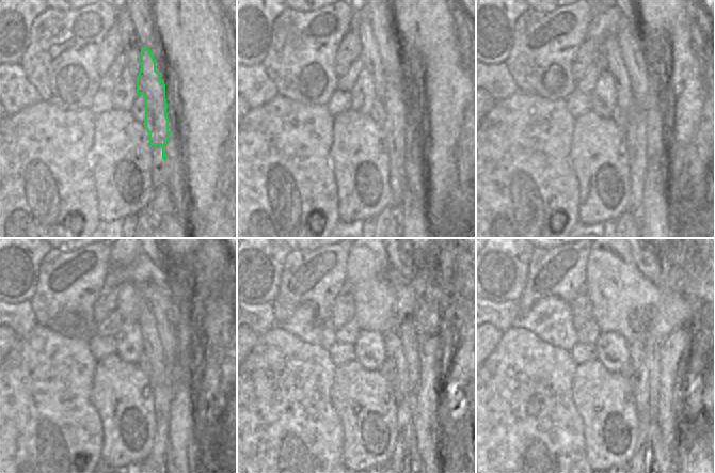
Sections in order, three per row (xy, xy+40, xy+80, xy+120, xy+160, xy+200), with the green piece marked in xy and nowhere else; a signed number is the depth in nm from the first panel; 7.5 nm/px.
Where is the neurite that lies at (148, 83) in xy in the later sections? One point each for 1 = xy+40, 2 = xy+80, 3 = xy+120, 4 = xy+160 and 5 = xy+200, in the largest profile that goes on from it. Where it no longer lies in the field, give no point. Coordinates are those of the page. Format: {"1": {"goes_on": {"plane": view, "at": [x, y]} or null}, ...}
{"1": {"goes_on": {"plane": "xy+40", "at": [394, 128]}}, "2": {"goes_on": {"plane": "xy+80", "at": [635, 136]}}, "3": {"goes_on": {"plane": "xy+120", "at": [165, 383]}}, "4": {"goes_on": {"plane": "xy+160", "at": [403, 412]}}, "5": {"goes_on": {"plane": "xy+200", "at": [639, 452]}}}

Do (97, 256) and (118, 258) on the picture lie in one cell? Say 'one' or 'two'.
two

